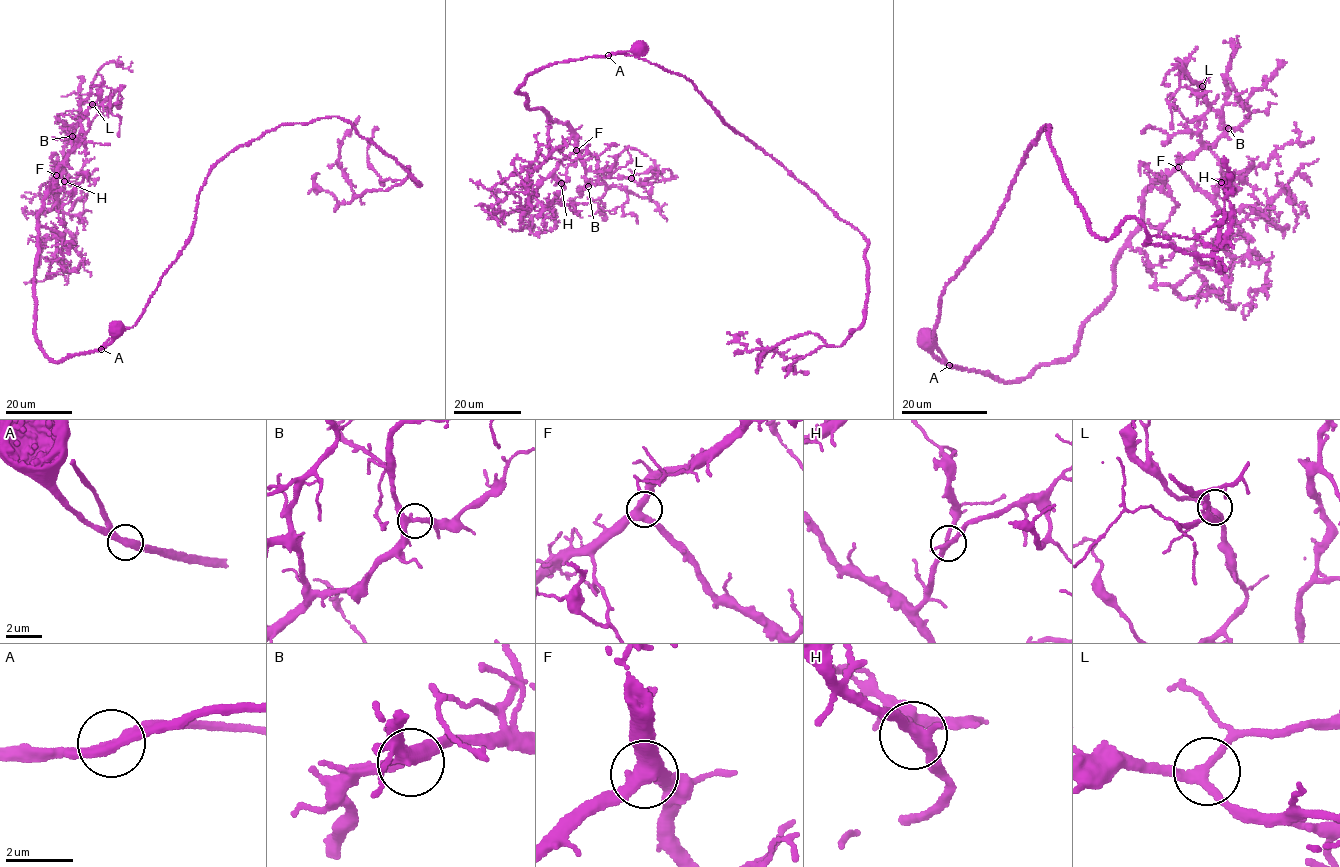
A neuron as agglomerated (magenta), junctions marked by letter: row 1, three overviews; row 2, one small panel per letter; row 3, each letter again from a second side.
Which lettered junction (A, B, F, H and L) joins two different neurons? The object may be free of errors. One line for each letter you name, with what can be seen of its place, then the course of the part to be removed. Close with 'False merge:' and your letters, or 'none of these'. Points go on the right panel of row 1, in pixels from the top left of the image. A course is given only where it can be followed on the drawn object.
False merge: none of these

